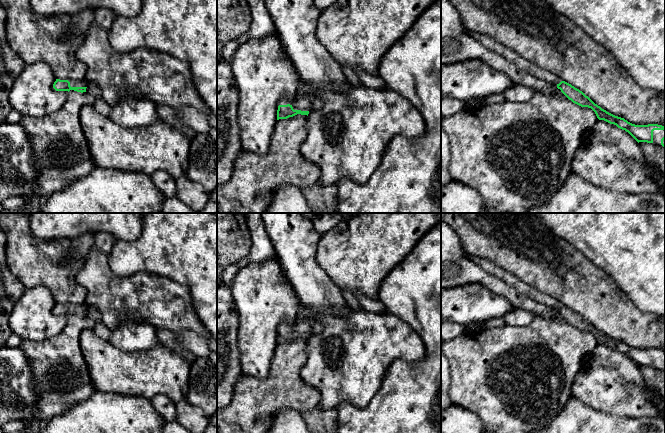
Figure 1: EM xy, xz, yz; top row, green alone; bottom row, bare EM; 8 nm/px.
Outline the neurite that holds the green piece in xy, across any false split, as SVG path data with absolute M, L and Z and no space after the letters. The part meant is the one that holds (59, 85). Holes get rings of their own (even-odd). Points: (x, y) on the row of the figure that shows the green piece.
M56 79L56 81L53 84L53 88L56 91L70 91L74 90L77 92L86 92L88 82L84 80L79 80L79 81L68 81L68 80L60 80Z

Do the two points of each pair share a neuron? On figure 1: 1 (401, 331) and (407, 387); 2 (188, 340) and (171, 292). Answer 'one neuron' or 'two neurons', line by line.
1: two neurons
2: two neurons

